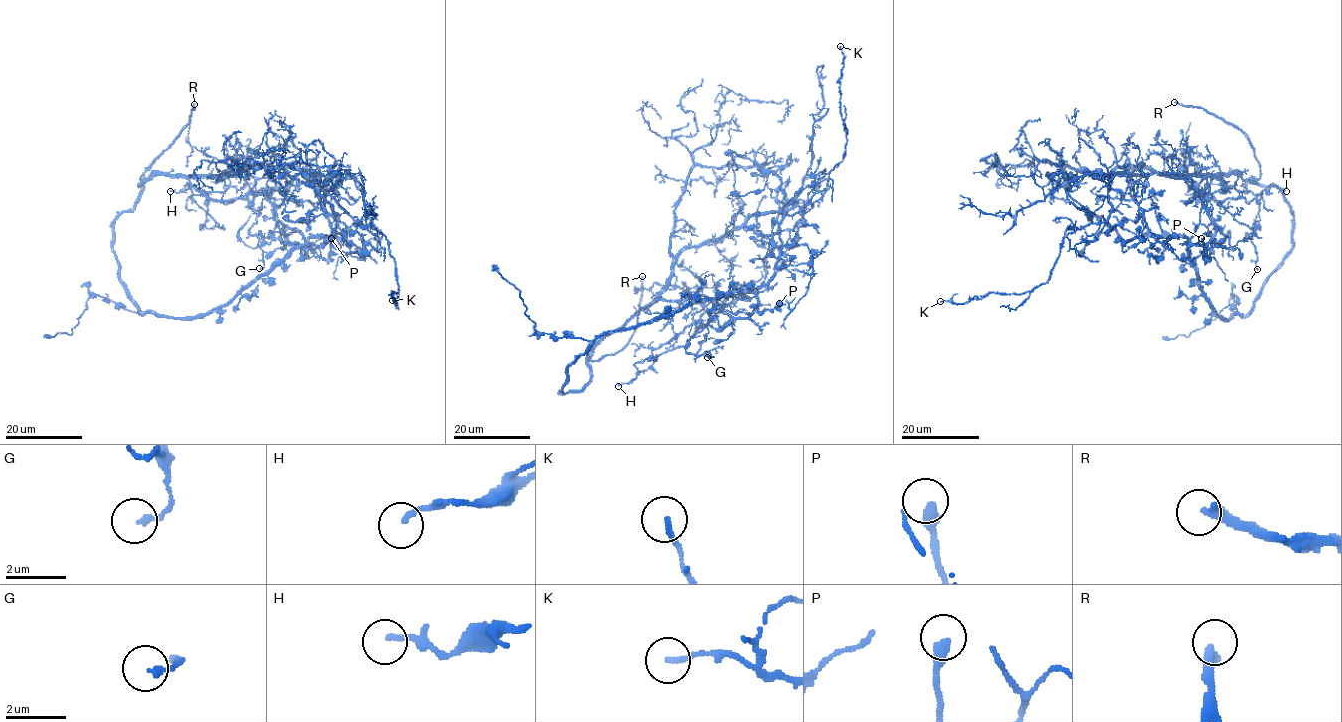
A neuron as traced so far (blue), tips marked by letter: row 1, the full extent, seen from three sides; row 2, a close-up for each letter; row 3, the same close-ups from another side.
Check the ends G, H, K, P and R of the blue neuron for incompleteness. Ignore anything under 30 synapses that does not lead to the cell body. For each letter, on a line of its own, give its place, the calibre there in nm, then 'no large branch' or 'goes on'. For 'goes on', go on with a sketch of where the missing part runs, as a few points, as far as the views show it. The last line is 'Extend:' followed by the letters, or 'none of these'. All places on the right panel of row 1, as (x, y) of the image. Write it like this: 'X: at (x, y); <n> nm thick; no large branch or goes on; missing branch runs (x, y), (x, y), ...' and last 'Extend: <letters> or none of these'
G: at (1257, 269); 190 nm thick; no large branch
H: at (1286, 191); 160 nm thick; no large branch
K: at (940, 301); 150 nm thick; no large branch
P: at (1201, 238); 380 nm thick; no large branch
R: at (1174, 102); 320 nm thick; no large branch
Extend: none of these

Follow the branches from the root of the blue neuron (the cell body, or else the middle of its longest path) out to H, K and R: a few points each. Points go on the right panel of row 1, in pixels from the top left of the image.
H: (1225, 174), (1197, 199), (1194, 194), (1209, 194), (1248, 203), (1272, 186), (1286, 191)
K: (1225, 174), (1118, 166), (1110, 216), (1064, 237), (1045, 283), (940, 301)
R: (1225, 174), (1239, 174), (1244, 179), (1259, 177), (1259, 163), (1252, 143), (1239, 129), (1202, 108), (1174, 102)

